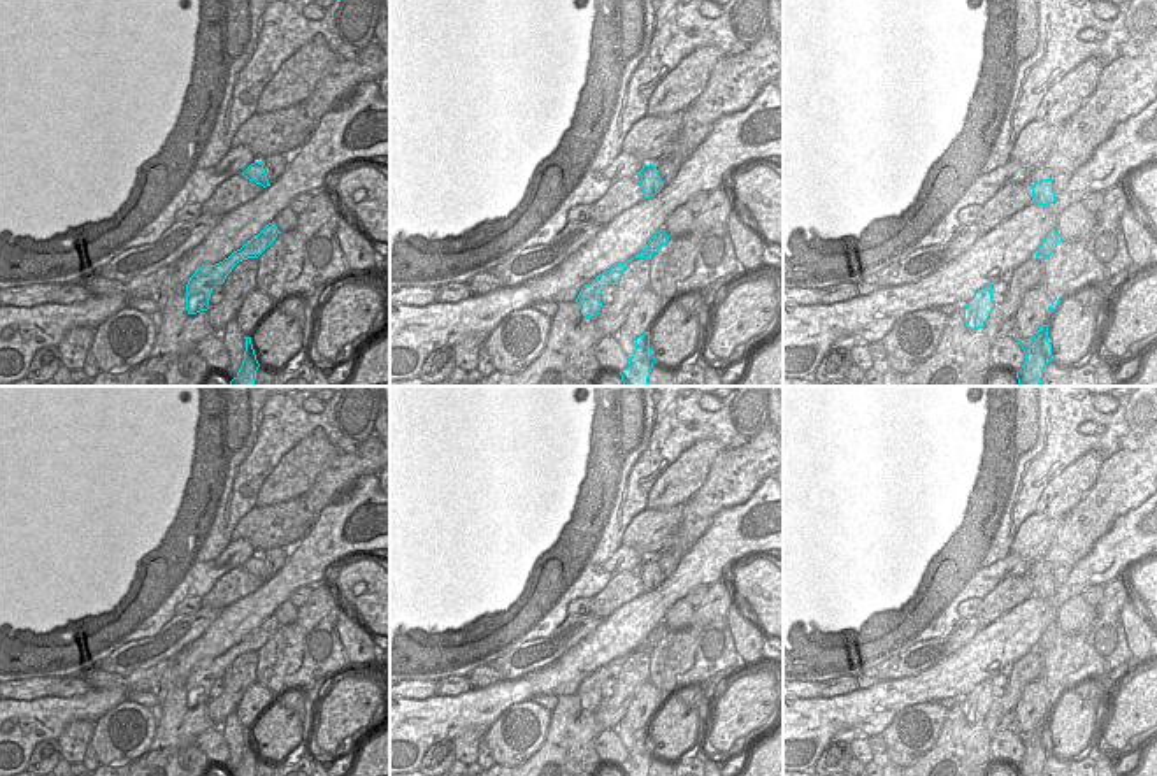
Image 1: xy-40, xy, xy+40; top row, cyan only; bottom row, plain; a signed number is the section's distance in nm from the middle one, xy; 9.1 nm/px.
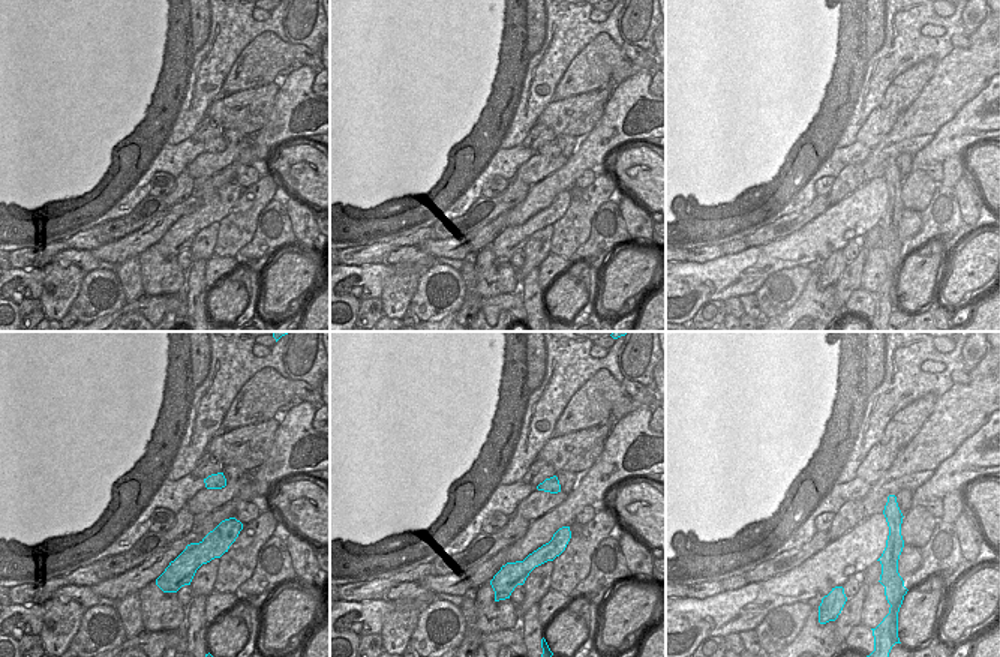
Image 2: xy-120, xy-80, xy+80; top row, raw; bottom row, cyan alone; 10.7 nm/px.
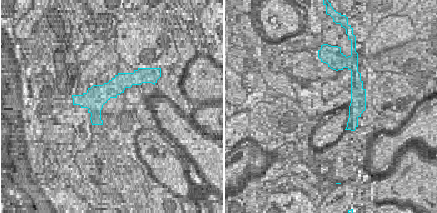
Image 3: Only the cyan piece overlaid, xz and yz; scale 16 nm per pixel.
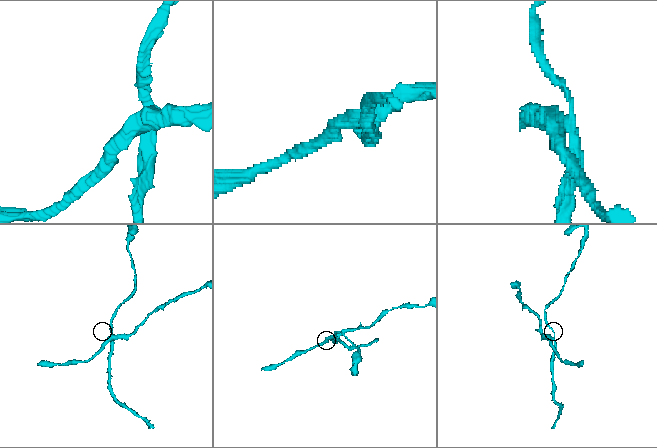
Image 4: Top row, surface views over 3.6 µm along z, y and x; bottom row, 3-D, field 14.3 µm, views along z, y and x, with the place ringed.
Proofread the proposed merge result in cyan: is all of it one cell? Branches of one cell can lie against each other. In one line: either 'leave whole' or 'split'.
split

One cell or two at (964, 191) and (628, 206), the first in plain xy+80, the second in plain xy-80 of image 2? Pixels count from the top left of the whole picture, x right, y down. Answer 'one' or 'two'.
one

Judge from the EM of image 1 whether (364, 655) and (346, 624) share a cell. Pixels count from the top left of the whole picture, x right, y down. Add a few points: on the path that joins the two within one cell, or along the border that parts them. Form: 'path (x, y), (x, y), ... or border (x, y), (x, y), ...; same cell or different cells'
path (359, 648), (350, 631); same cell

